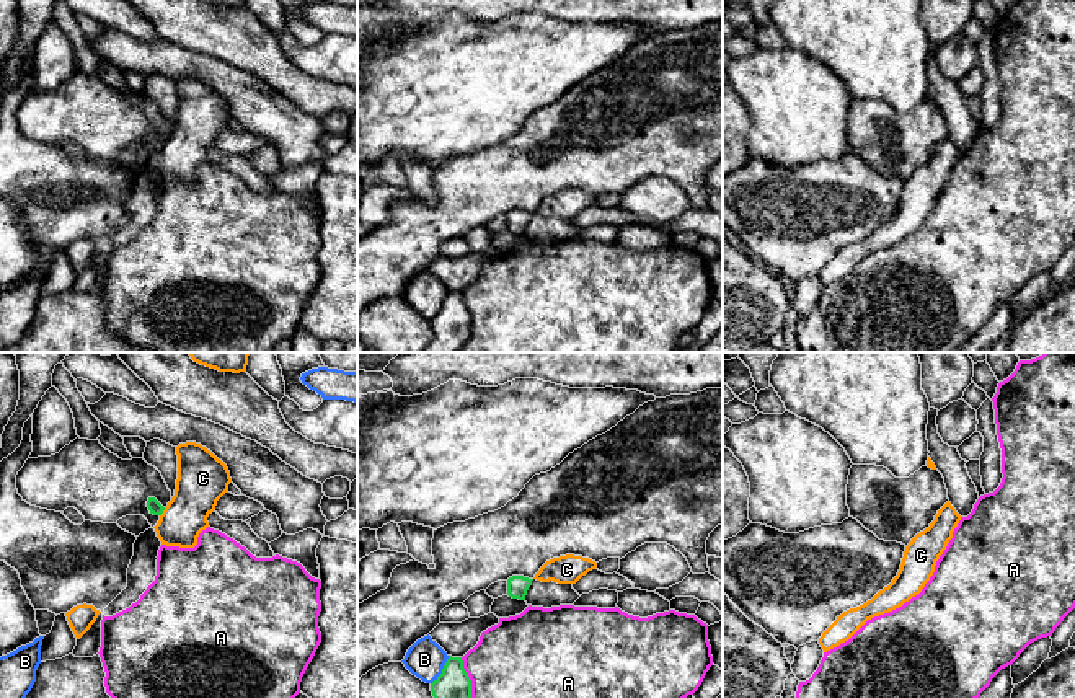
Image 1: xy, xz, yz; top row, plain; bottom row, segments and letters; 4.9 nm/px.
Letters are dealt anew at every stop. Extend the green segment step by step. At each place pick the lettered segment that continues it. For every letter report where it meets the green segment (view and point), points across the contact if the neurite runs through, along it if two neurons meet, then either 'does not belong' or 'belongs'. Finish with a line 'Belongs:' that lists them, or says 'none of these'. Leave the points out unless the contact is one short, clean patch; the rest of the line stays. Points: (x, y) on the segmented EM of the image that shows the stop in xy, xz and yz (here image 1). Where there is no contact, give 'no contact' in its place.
A: xz (468, 677) | does not belong
B: xz (442, 671) | does not belong
C: xy (162, 512) | along xy (165, 508), (160, 516) | does not belong
Belongs: none of these

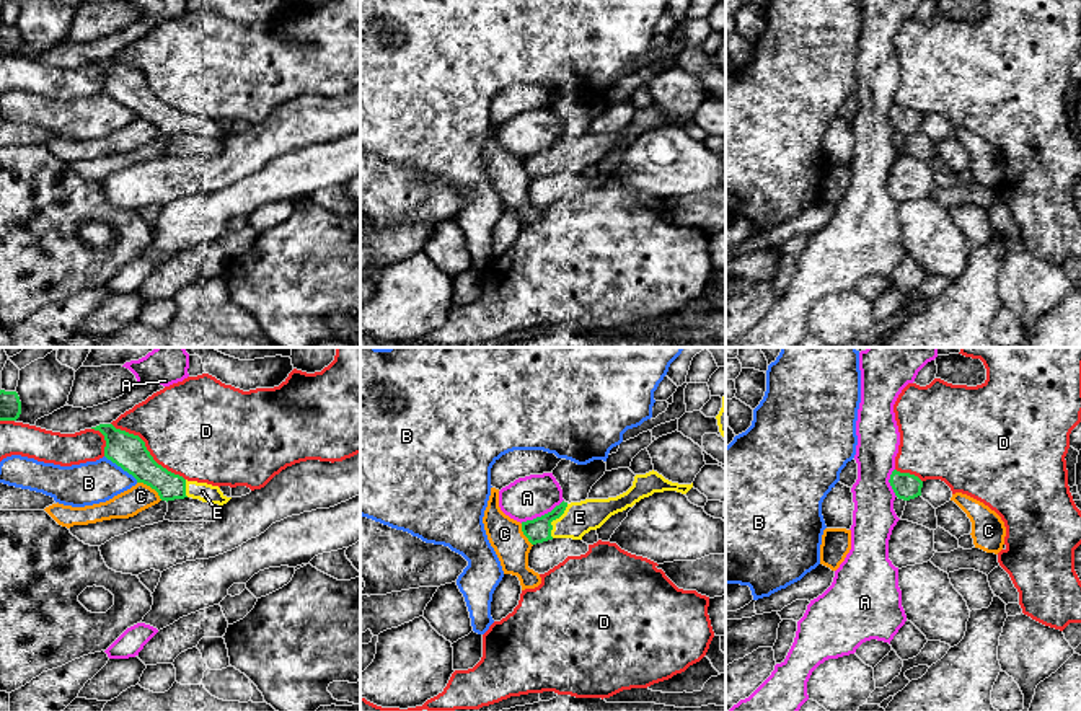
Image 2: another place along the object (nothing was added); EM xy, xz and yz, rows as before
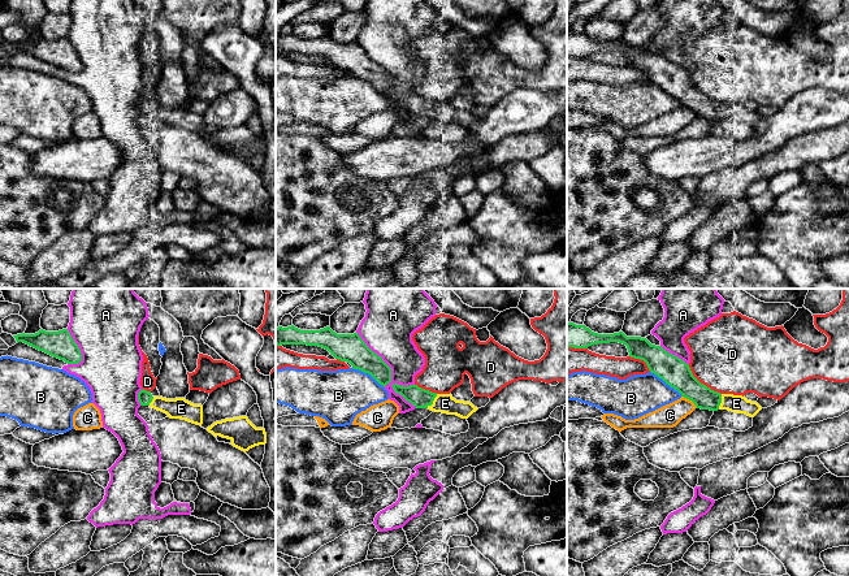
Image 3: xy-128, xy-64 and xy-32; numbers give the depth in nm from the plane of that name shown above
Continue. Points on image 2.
A: xz (542, 516) | does not belong
B: xy (121, 467) | along xy (105, 455), (137, 481) | does not belong
C: xy (150, 486) | along xy (137, 481), (150, 486), (162, 499) | does not belong
D: xy (147, 450) | does not belong
E: xz (553, 519) | belongs
Belongs: E

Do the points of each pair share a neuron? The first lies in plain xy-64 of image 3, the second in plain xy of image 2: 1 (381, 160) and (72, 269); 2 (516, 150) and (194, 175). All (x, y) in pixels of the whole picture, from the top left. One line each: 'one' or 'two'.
1: two
2: two

